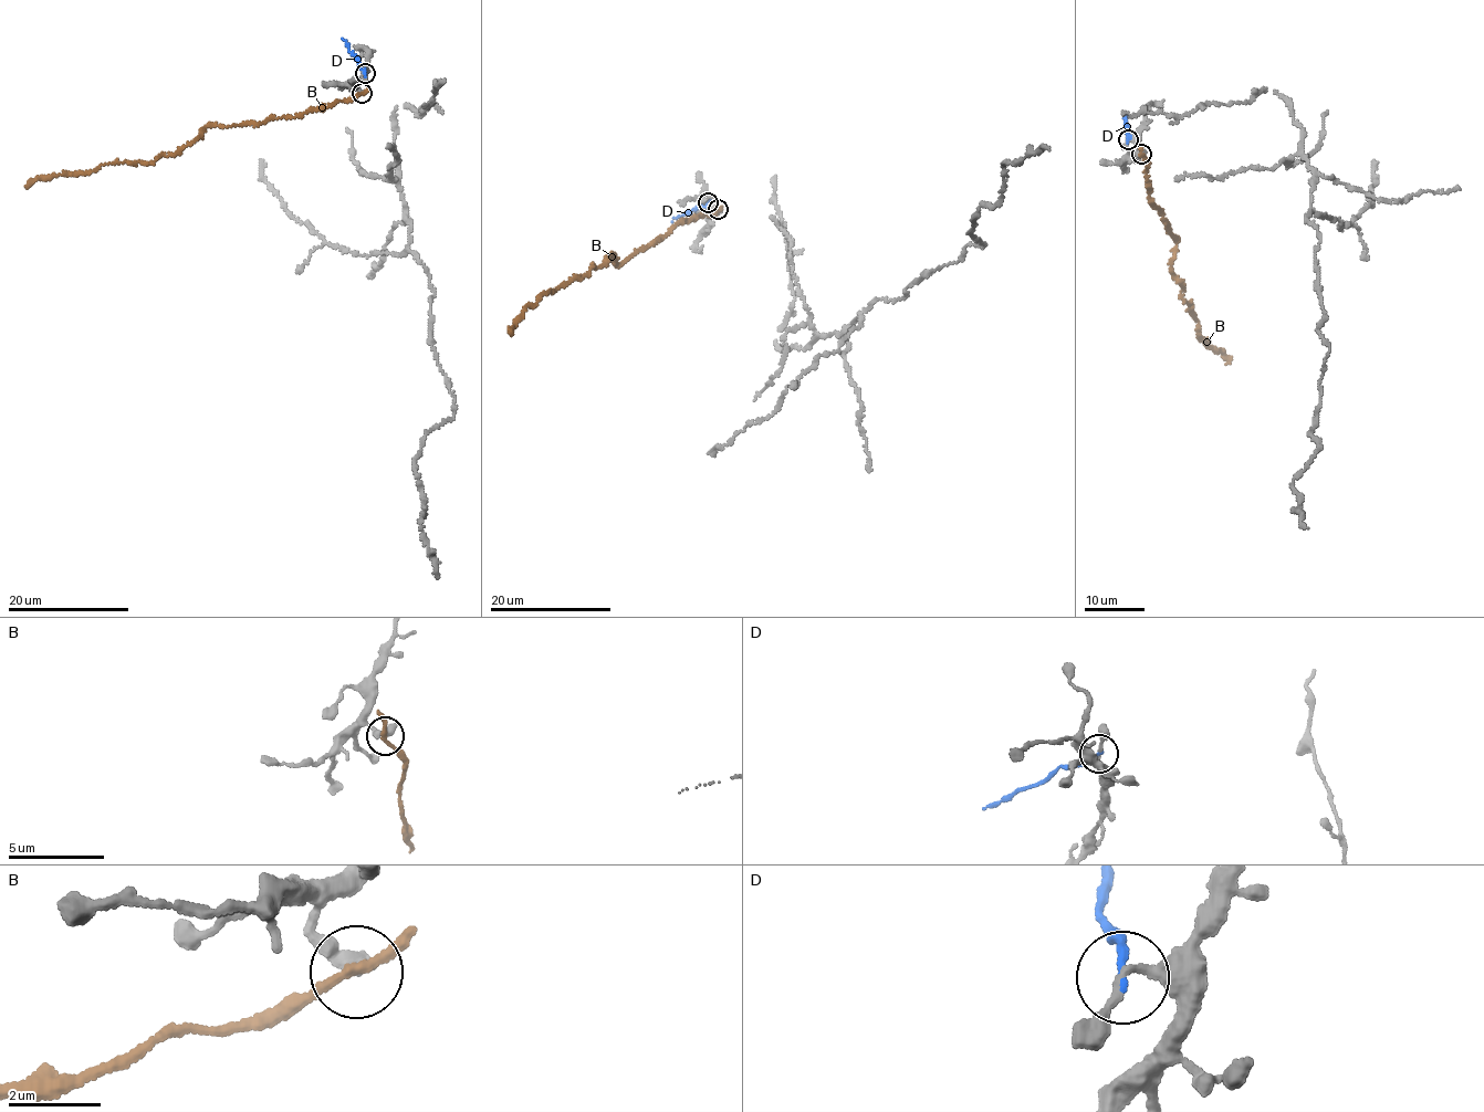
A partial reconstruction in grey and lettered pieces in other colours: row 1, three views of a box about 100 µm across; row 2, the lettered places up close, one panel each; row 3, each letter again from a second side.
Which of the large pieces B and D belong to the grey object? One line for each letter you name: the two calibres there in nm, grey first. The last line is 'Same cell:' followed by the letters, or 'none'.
Same cell: none

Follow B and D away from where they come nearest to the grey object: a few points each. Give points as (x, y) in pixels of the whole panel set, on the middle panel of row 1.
B: (718, 209), (678, 223), (617, 264), (612, 253), (599, 266), (547, 291), (526, 306), (510, 333)
D: (708, 202), (671, 220)

